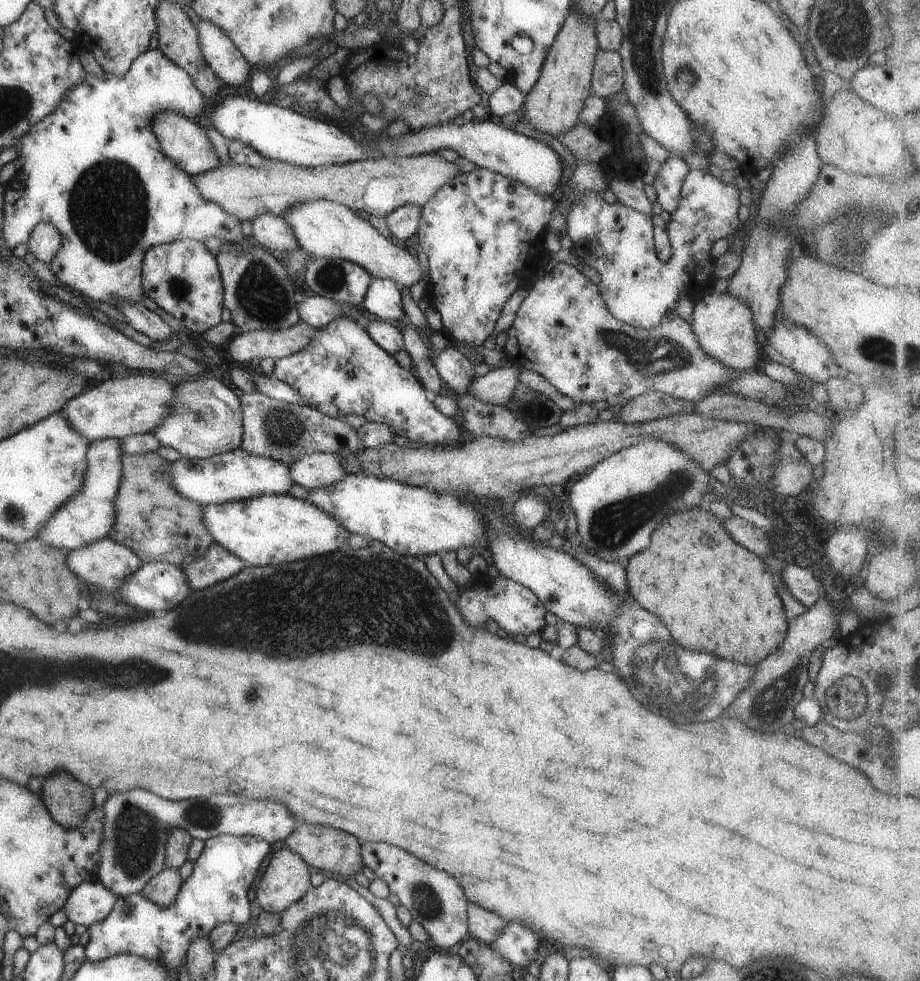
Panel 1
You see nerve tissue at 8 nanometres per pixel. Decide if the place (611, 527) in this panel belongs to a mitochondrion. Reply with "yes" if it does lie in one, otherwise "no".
yes

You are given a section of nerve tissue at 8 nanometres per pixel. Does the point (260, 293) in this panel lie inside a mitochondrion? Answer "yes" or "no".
yes

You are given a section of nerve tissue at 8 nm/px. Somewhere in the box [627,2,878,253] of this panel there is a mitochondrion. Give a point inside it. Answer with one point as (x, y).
(835, 35)

